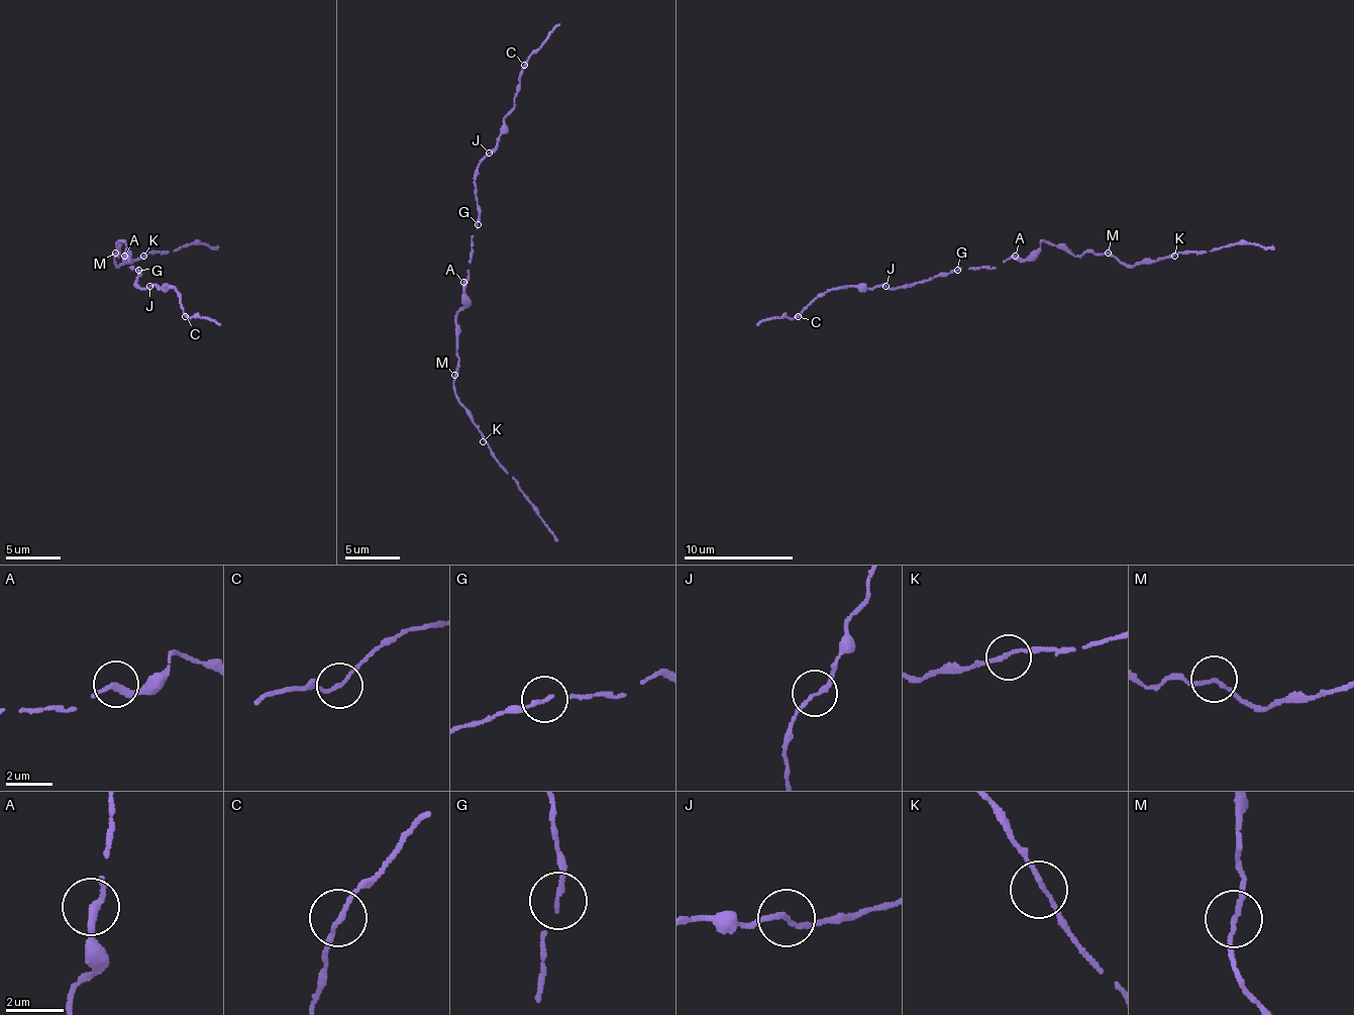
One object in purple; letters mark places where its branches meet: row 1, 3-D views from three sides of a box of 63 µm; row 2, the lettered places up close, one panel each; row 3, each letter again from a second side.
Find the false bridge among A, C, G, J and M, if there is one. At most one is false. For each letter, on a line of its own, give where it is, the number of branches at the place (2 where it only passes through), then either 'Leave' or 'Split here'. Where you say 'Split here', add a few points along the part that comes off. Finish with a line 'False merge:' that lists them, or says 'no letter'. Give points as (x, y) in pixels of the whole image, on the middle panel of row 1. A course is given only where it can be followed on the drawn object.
A: Place: (463, 282). Branches: 2. Leave
C: Place: (524, 65). Branches: 2. Leave
G: Place: (478, 224). Branches: 2. Leave
J: Place: (489, 153). Branches: 2. Leave
M: Place: (454, 375). Branches: 2. Leave
False merge: no letter

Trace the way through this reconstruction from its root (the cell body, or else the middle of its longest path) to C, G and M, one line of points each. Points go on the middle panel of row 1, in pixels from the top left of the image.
C: (466, 282), (472, 235), (478, 229), (478, 164), (500, 138), (502, 116), (513, 106), (524, 65)
G: (466, 282), (472, 235), (478, 224)
M: (466, 282), (463, 306), (455, 317), (455, 350), (458, 353), (455, 375)

